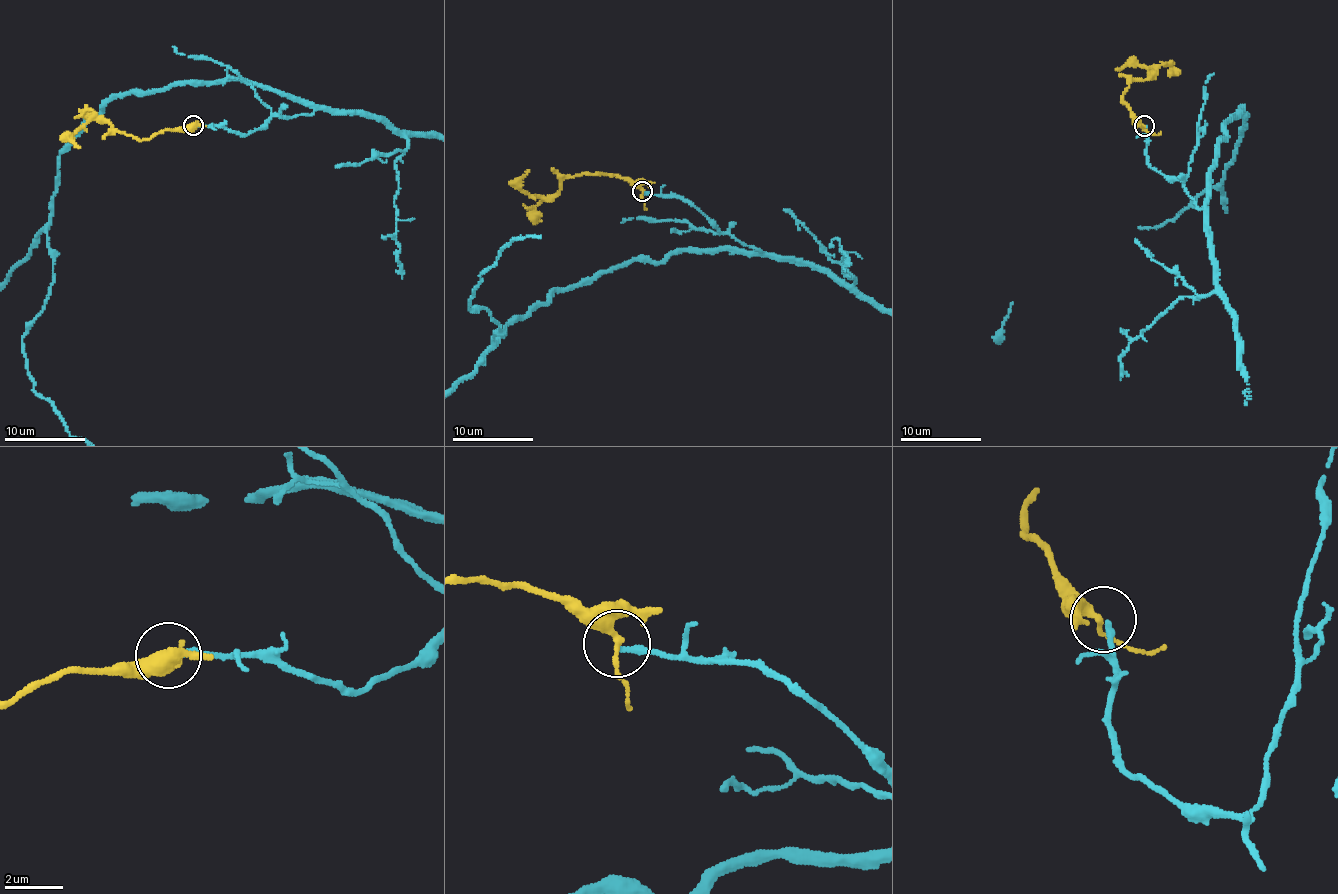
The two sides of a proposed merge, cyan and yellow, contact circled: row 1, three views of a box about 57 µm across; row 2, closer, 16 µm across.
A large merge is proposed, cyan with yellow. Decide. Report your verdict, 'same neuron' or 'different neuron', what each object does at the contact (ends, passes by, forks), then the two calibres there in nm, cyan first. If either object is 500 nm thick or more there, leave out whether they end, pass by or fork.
different neuron; cyan ends; yellow passes by; calibres 200 and 240 nm

